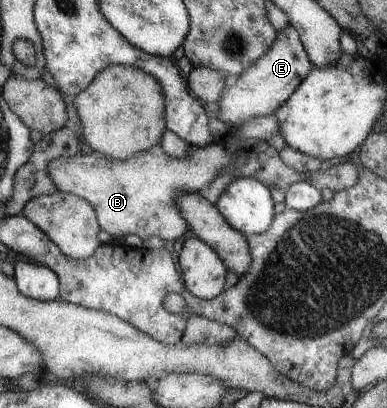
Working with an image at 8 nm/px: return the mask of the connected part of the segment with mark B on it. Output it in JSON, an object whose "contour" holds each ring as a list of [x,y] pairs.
{"contour":[[[232,139],[236,141],[230,147],[212,142],[206,147],[191,147],[191,153],[184,158],[169,156],[167,153],[157,156],[146,153],[142,157],[128,160],[111,160],[98,155],[94,151],[68,158],[54,158],[49,163],[49,174],[58,191],[80,196],[88,200],[95,208],[102,230],[112,237],[122,237],[134,234],[143,240],[151,235],[157,235],[163,240],[176,241],[190,229],[178,207],[178,201],[184,194],[194,194],[207,186],[225,165],[235,165],[235,179],[238,176],[256,177],[263,184],[276,185],[288,189],[296,182],[309,182],[321,190],[325,187],[339,192],[355,186],[359,181],[359,170],[352,163],[340,163],[336,167],[315,172],[298,172],[289,168],[280,158],[280,152],[270,146],[266,140]]]}

